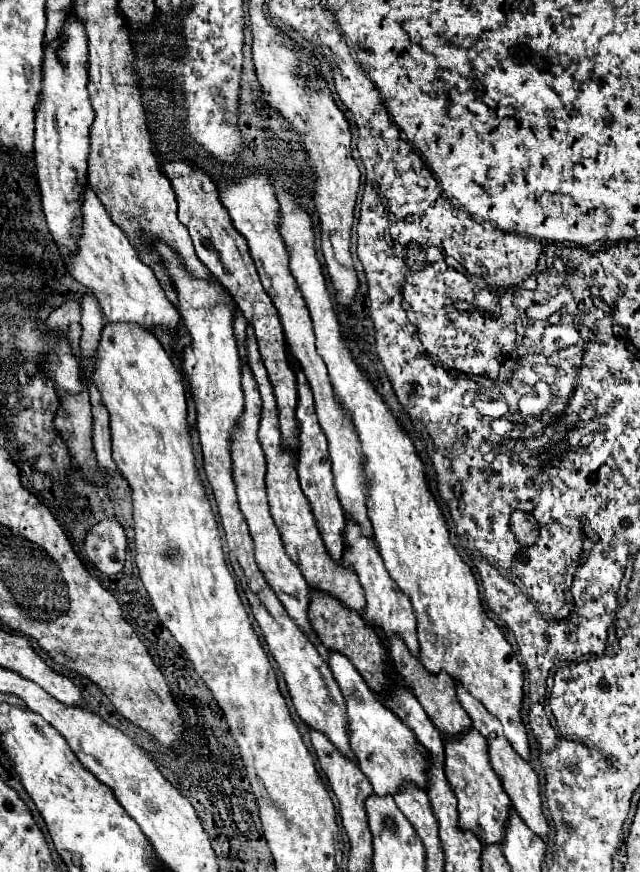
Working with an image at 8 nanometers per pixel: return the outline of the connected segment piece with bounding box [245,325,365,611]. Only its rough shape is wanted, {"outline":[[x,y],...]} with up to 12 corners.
{"outline":[[247,325],[261,393],[259,443],[271,515],[309,587],[361,611],[357,575],[333,563],[283,447],[275,393]]}

